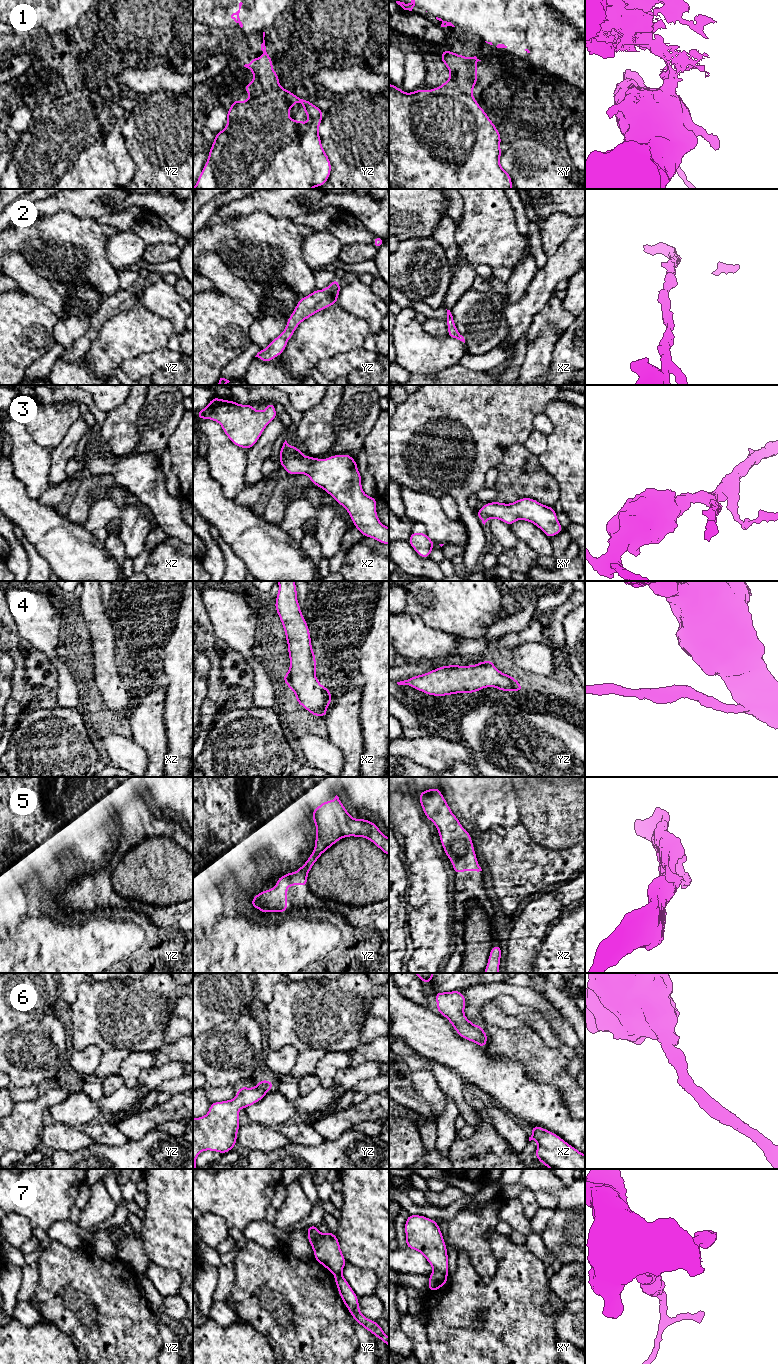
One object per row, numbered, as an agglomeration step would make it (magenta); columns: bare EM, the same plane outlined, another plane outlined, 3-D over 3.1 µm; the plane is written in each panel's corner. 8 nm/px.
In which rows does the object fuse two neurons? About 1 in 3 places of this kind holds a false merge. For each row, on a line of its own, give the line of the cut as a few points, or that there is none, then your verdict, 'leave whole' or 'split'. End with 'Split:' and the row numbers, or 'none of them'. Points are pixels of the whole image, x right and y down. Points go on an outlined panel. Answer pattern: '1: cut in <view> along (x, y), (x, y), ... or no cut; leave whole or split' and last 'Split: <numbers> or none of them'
1: cut in xy along (443, 84), (463, 85), (470, 94); split
2: no cut; leave whole
3: no cut; leave whole
4: no cut; leave whole
5: no cut; leave whole
6: no cut; leave whole
7: cut in xy along (434, 1270), (446, 1274); split
Split: 1, 7

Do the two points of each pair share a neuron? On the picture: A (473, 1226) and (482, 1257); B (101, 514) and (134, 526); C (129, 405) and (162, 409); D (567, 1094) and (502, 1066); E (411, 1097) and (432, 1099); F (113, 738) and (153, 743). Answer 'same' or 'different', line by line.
A: same
B: same
C: different
D: different
E: different
F: different

